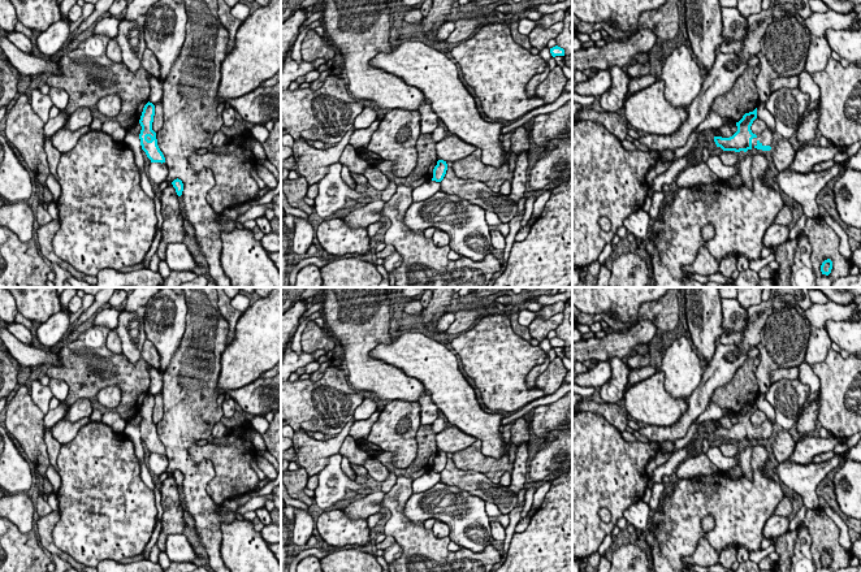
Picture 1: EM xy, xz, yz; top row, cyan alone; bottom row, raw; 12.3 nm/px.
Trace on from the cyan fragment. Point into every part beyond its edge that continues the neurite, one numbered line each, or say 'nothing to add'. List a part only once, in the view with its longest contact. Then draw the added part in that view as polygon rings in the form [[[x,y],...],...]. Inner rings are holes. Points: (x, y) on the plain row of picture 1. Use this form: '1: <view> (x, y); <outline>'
1: yz (768, 429); [[[766,419],[763,424],[758,425],[756,429],[752,430],[752,439],[754,439],[758,433],[762,437],[773,438],[775,432],[775,425],[769,419]]]

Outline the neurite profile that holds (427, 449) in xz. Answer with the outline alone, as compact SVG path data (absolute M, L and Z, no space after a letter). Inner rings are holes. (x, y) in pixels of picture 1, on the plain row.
M420 425L416 433L417 454L415 460L404 469L393 465L393 454L382 451L373 456L360 448L360 442L355 441L350 434L342 442L339 452L346 456L351 464L364 465L368 459L376 459L385 465L389 472L415 480L433 469L433 460L437 456L438 448L436 445L436 433L429 425Z

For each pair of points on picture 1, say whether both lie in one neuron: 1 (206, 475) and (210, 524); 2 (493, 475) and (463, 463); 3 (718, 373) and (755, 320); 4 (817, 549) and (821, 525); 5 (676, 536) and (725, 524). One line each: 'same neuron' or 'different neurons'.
1: same neuron
2: same neuron
3: same neuron
4: same neuron
5: same neuron

